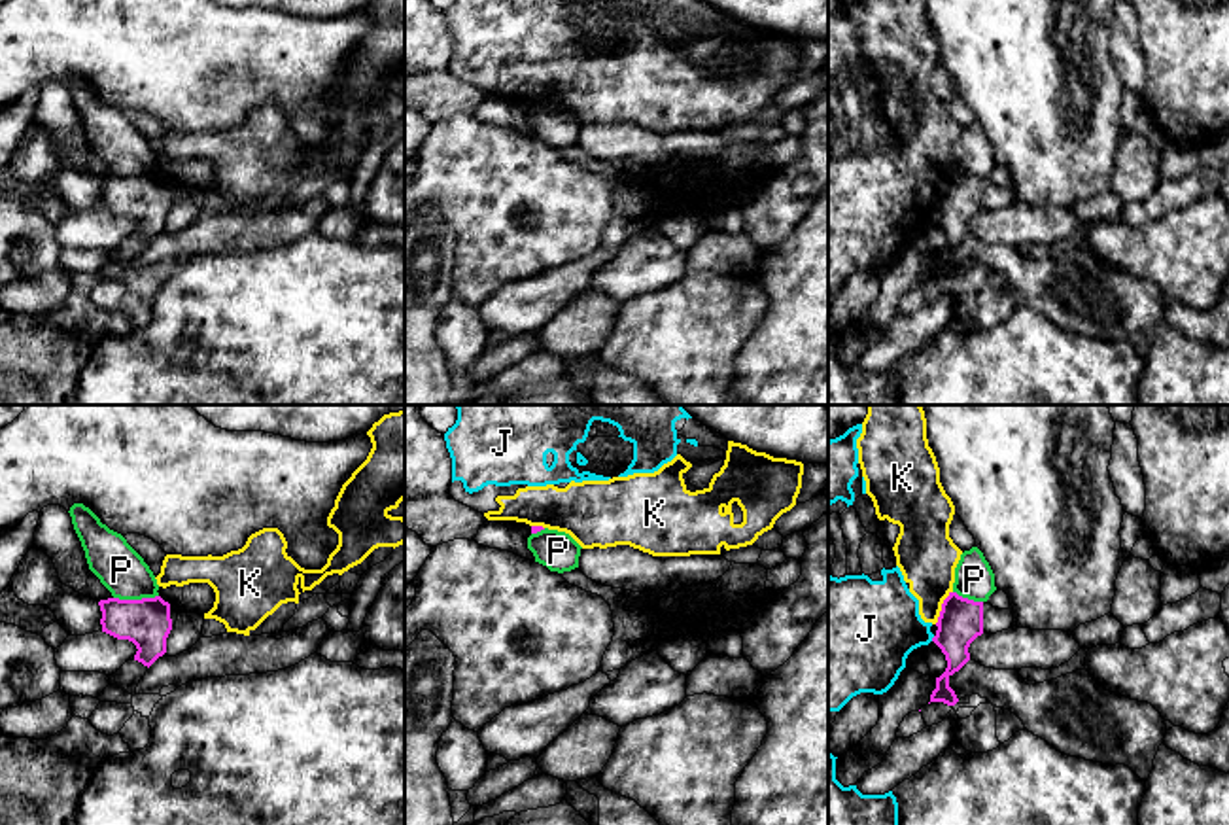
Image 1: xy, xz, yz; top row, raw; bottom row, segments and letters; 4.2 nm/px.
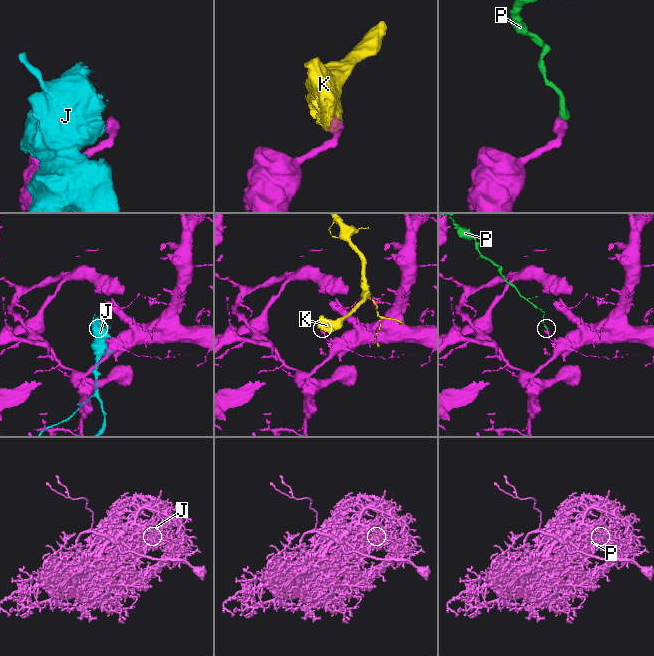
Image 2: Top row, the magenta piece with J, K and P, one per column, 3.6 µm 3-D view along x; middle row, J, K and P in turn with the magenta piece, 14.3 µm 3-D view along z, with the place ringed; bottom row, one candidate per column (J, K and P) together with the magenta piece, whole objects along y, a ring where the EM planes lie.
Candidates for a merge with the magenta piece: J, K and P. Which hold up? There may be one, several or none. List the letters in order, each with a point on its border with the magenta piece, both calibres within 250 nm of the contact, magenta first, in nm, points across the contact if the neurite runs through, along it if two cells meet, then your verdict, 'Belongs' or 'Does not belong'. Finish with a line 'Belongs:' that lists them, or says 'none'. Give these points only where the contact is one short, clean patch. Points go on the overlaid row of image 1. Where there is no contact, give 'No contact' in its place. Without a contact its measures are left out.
J: Touches magenta at yz (933, 638). Thickness 190 nm (magenta) against 380 nm. Does not belong
K: Touches magenta at yz (942, 608). Thickness 190 nm (magenta) against 260 nm. Boundary: yz (952, 591), (934, 623). Does not belong
P: Touches magenta at xy (135, 600). Thickness 200 nm (magenta) against 200 nm. Boundary: xy (157, 595), (114, 598). Does not belong
Belongs: none

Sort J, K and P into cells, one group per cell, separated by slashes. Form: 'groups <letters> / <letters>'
groups J K / P

